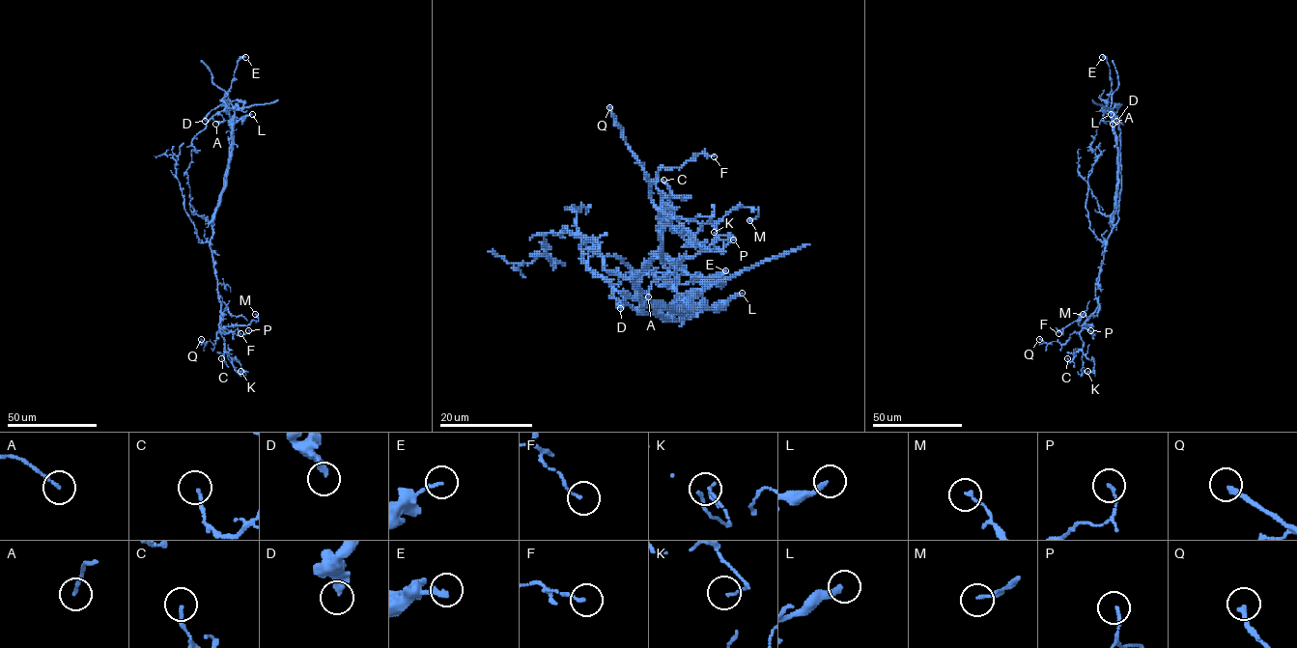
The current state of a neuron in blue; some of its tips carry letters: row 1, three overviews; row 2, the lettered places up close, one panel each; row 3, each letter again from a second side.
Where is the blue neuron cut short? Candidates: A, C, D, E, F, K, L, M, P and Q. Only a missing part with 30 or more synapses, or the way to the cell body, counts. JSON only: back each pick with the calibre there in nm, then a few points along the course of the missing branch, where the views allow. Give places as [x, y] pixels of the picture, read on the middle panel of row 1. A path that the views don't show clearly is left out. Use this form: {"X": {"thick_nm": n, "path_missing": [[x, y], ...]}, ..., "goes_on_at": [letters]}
{"goes_on_at": []}

